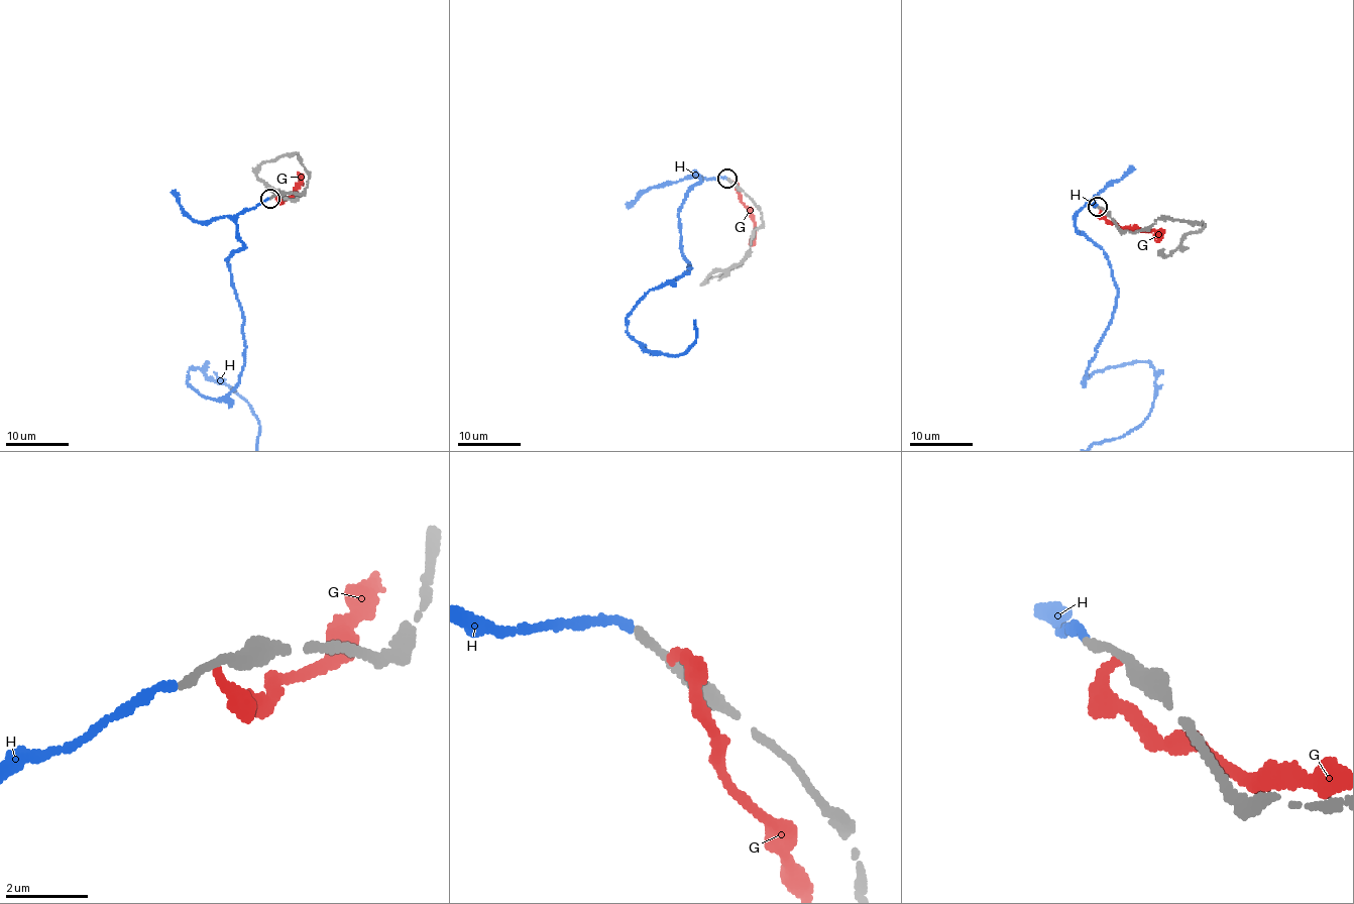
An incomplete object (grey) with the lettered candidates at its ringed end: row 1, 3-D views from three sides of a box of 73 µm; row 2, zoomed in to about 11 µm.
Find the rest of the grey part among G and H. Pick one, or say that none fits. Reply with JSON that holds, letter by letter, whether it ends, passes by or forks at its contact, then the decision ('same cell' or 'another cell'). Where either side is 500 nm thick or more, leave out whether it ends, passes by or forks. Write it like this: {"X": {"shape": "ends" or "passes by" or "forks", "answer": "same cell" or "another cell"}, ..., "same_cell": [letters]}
{"G": {"shape": "ends", "answer": "another cell"}, "H": {"shape": "ends", "answer": "same cell"}, "same_cell": ["H"]}

